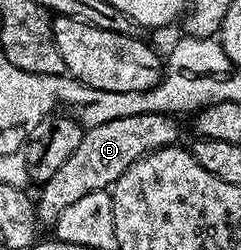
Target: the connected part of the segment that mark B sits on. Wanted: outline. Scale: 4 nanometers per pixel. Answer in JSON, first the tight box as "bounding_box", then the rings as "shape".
{"bounding_box":[36,113,178,227],"shape":[[[149,113],[148,115],[128,115],[128,119],[112,119],[112,123],[100,123],[100,127],[85,130],[80,139],[80,147],[64,159],[64,167],[52,175],[41,186],[42,194],[36,197],[39,222],[52,227],[60,219],[64,207],[72,207],[76,199],[92,195],[92,191],[109,190],[146,153],[175,144],[178,125],[169,113]]]}

